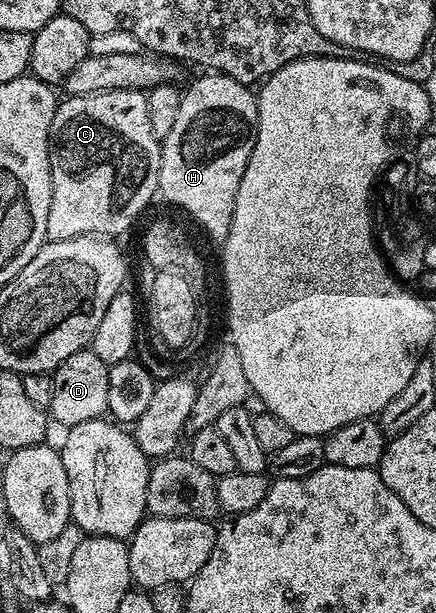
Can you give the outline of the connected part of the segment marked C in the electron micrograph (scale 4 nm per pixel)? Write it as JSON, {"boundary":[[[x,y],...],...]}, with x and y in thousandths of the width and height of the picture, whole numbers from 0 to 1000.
{"boundary":[[[259,144],[220,153],[151,157],[119,192],[115,214],[119,330],[110,336],[108,393],[177,385],[273,388],[284,383],[362,313],[369,256],[372,232],[349,212],[333,148]]]}

